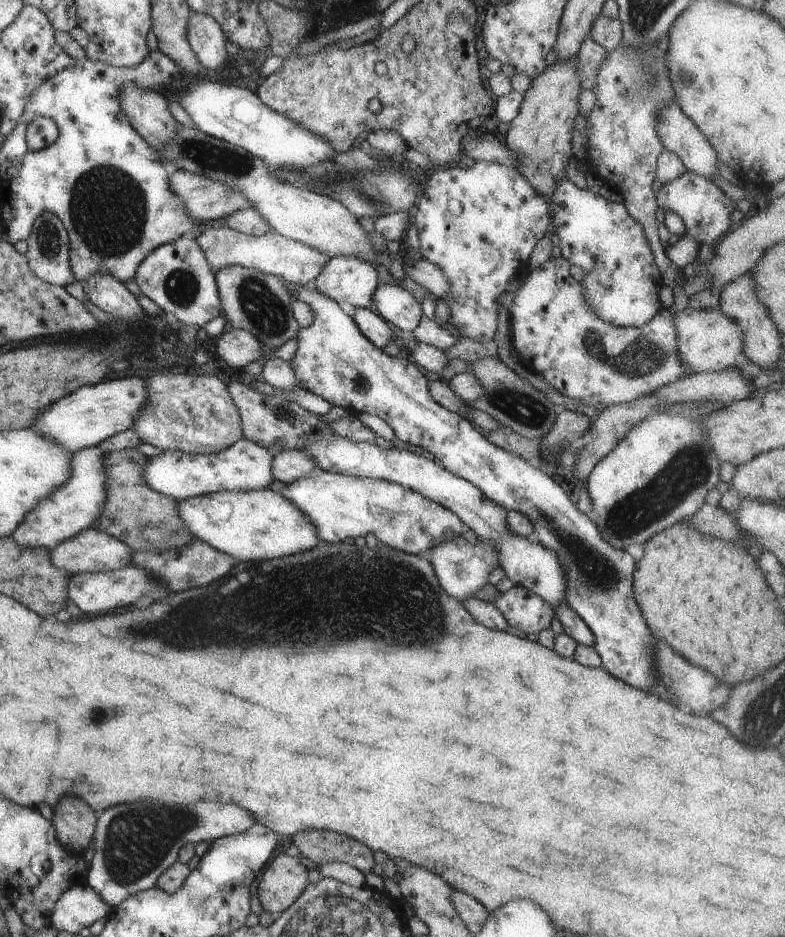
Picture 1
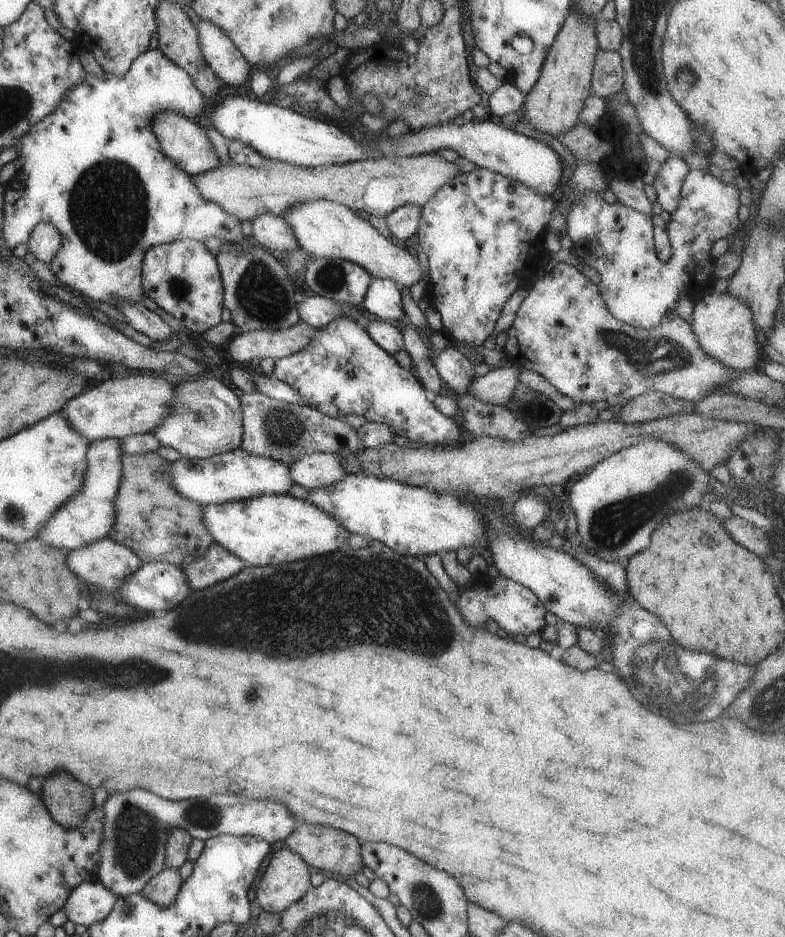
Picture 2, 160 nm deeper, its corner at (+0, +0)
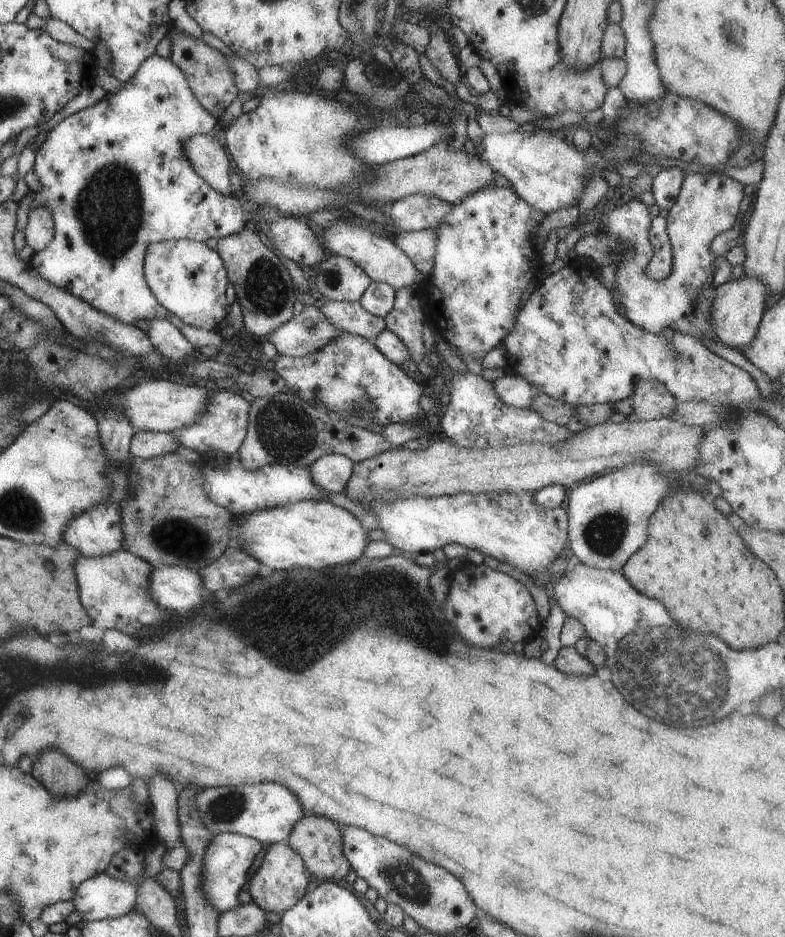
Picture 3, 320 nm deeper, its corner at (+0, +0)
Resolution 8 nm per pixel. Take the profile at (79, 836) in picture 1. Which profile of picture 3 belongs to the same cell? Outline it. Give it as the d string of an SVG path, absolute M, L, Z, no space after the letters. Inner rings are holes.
M45 748L35 756L30 775L56 797L77 794L87 782L83 770L55 748Z

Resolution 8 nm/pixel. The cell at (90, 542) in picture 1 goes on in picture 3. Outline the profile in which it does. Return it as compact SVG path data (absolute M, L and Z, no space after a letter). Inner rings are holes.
M121 549L100 557L80 554L74 564L79 602L99 630L113 629L138 641L147 640L156 634L155 628L161 622L169 619L169 613L148 595L148 578L153 568L145 560Z

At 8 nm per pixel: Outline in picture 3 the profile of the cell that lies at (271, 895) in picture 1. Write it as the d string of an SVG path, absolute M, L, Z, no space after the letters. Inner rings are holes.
M287 842L270 844L261 864L249 878L247 890L252 902L262 908L264 912L282 913L291 908L304 895L305 886L307 886L307 875L303 871L304 867L301 857Z

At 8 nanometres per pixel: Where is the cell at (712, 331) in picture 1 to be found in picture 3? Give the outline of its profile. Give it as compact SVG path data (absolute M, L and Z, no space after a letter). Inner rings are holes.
M743 275L742 278L730 279L719 285L710 306L710 323L717 342L742 354L742 350L756 335L767 304L766 288L755 277Z

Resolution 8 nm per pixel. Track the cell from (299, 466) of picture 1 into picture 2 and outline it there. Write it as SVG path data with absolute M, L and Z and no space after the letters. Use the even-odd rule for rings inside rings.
M317 451L292 462L288 469L292 482L307 490L336 483L347 474L338 455Z

